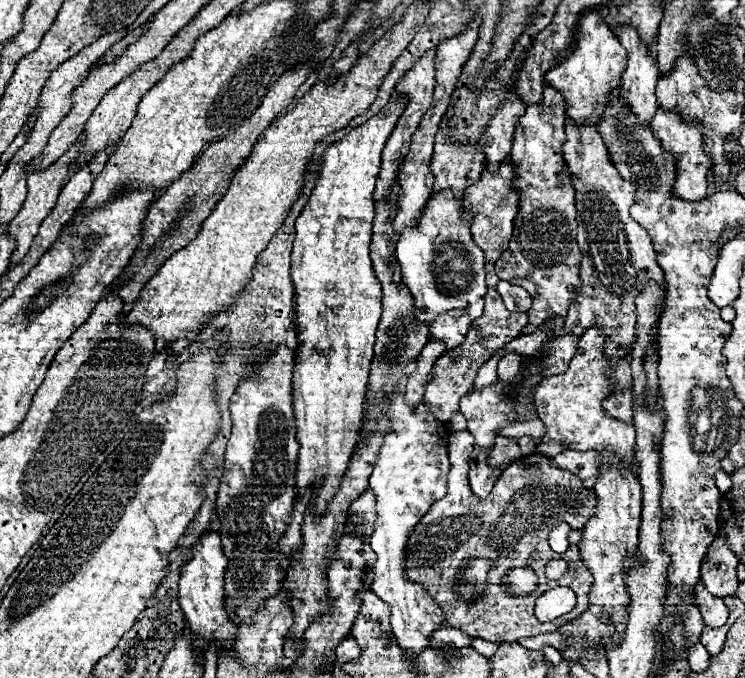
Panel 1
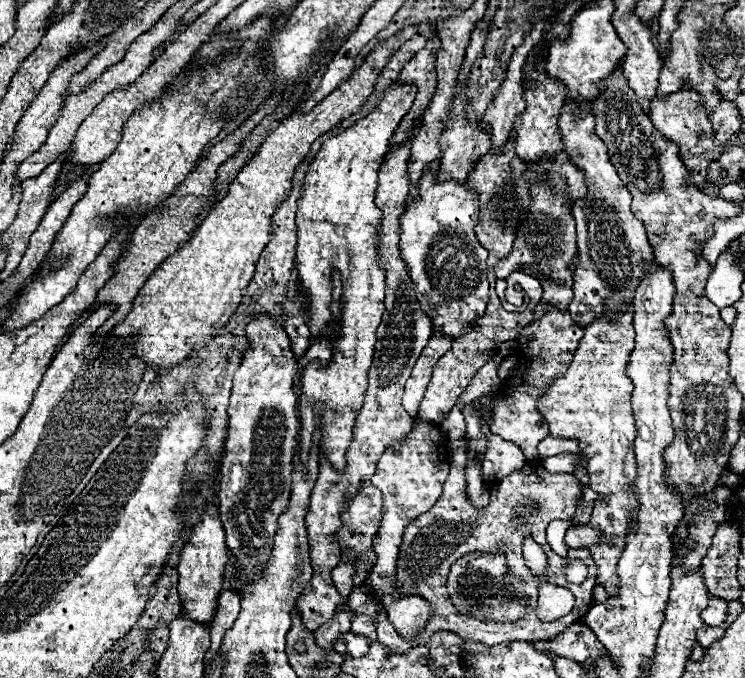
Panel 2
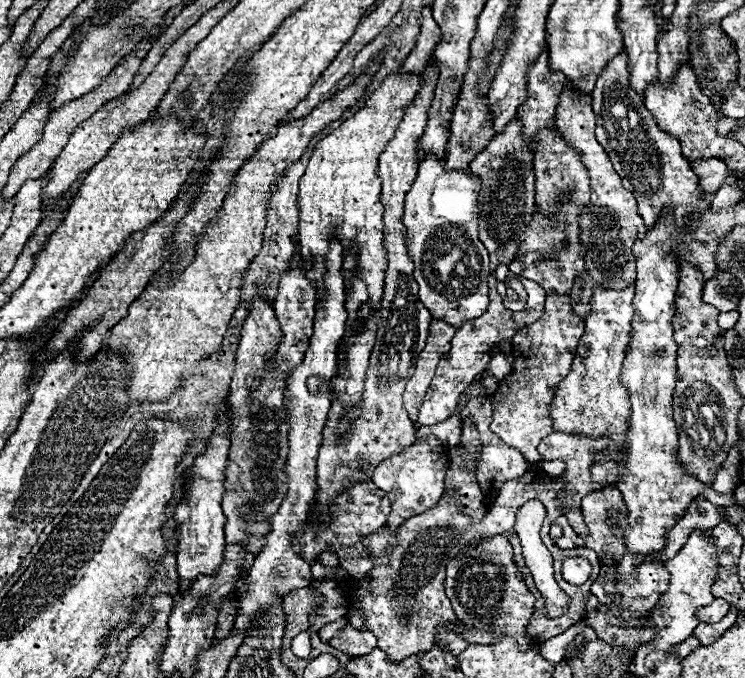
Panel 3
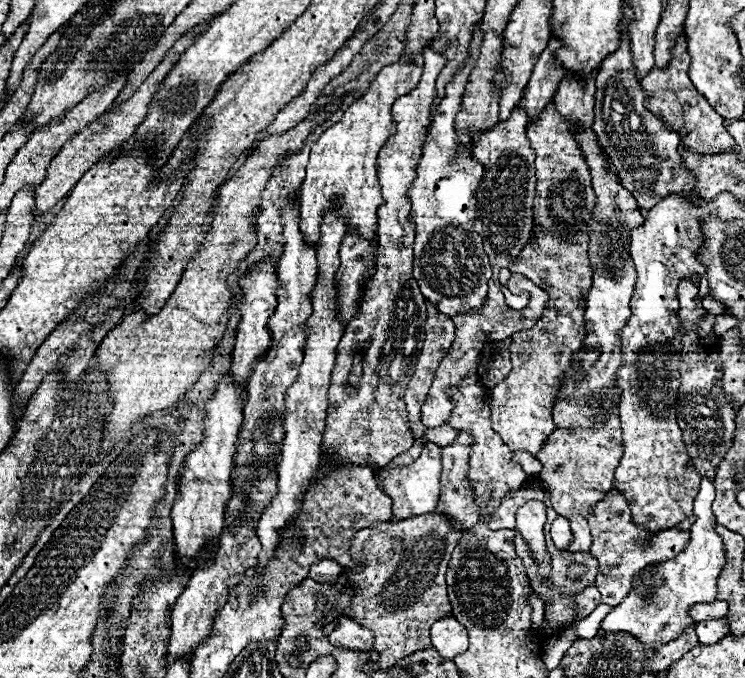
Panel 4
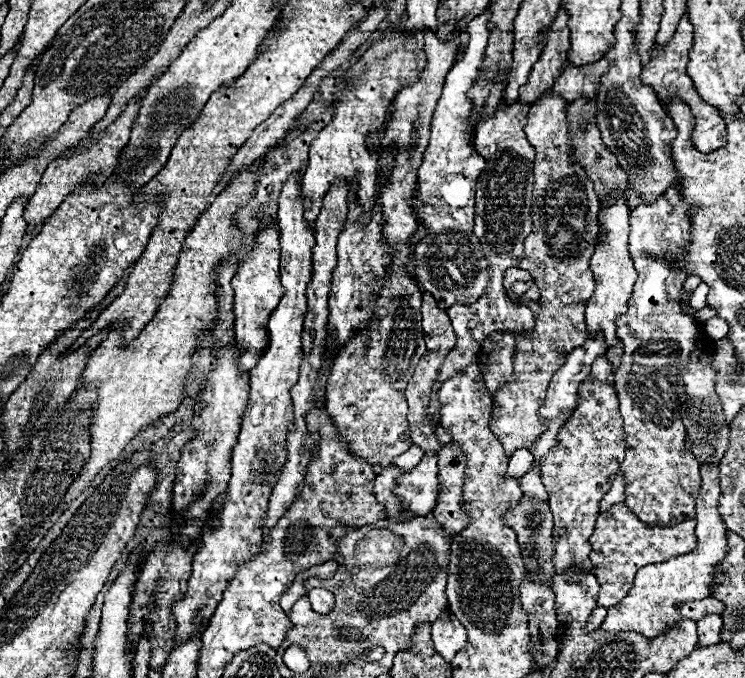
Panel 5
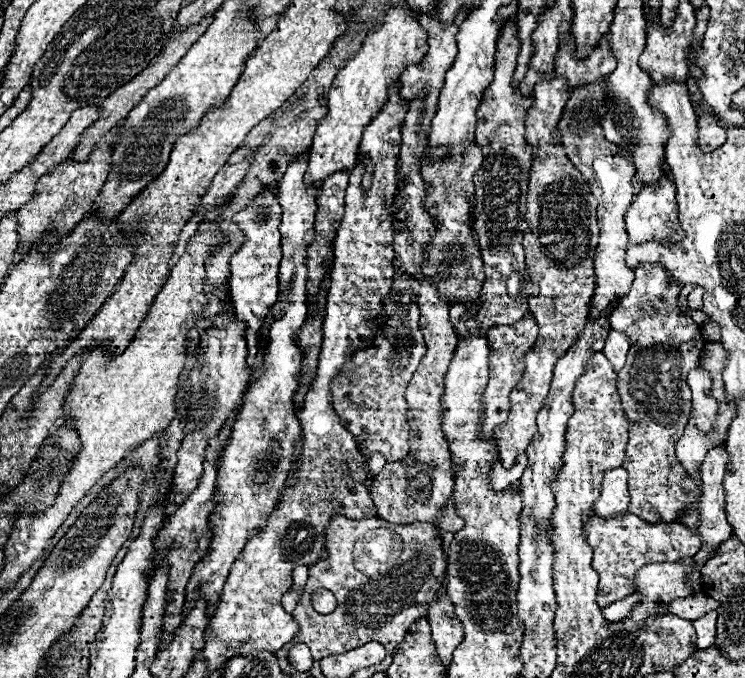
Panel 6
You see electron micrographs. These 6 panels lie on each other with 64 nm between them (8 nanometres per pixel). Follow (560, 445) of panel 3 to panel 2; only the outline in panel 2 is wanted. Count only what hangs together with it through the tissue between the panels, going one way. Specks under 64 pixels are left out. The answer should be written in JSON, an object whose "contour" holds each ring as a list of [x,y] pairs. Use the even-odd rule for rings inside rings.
{"contour":[[[548,436],[548,438],[544,438],[544,440],[538,444],[538,454],[540,454],[540,458],[564,454],[564,452],[582,454],[580,448],[578,448],[578,442],[576,442],[576,440],[570,440],[570,438],[552,438],[552,436]]]}

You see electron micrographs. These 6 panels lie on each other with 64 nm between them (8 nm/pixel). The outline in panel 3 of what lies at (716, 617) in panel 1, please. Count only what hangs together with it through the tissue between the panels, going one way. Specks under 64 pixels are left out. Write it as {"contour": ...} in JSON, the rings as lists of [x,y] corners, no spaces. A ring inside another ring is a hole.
{"contour":[[[712,600],[712,604],[710,606],[706,606],[706,608],[702,608],[702,610],[698,610],[698,620],[700,622],[720,622],[724,616],[726,616],[726,612],[728,612],[728,602],[726,600]]]}

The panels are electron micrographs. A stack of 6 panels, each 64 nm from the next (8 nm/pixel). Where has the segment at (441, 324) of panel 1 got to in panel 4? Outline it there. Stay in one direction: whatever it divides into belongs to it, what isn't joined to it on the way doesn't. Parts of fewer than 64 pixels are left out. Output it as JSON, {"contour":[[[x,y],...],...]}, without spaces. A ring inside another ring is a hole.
{"contour":[[[476,26],[474,40],[470,44],[470,60],[466,60],[466,66],[446,86],[446,98],[442,100],[438,114],[434,116],[434,124],[428,130],[422,160],[418,164],[418,176],[412,182],[408,194],[410,222],[416,226],[414,278],[420,284],[422,296],[448,318],[454,318],[454,314],[480,310],[486,302],[486,282],[492,276],[488,256],[482,248],[482,238],[474,232],[474,220],[478,216],[474,196],[484,168],[462,144],[456,142],[454,132],[454,116],[460,110],[464,84],[478,58],[480,42],[482,32]]]}

